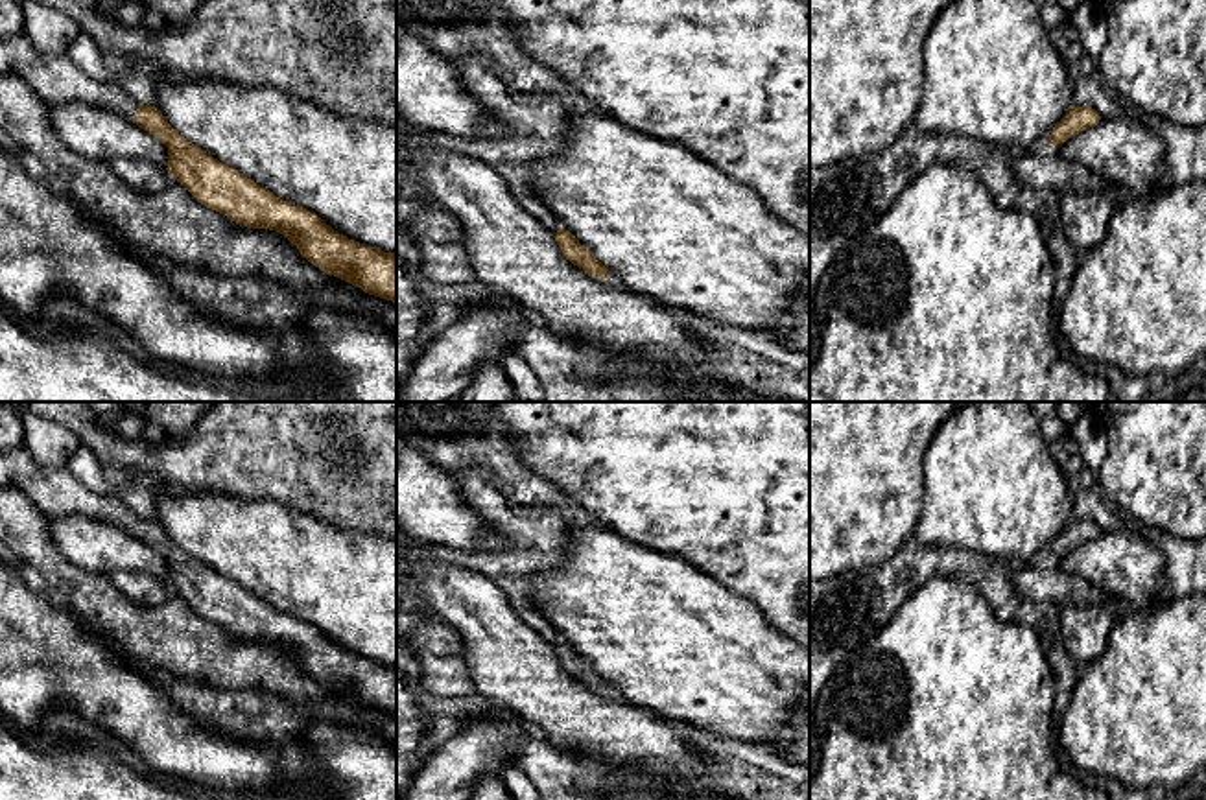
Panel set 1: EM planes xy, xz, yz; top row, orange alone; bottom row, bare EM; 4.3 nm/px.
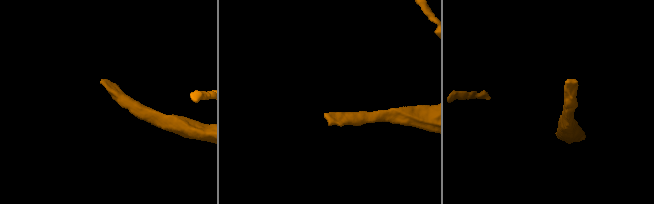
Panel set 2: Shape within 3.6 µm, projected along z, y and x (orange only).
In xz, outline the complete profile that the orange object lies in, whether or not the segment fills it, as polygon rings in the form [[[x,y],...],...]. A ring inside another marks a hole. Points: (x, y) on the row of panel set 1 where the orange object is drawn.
[[[559,229],[555,232],[555,241],[562,251],[562,256],[583,269],[588,276],[610,280],[609,269],[597,262],[596,256],[583,247],[572,232]]]

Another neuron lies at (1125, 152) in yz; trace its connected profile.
[[[1101,118],[1062,146],[1049,147],[1101,175],[1114,192],[1125,192],[1127,199],[1145,199],[1167,190],[1158,184],[1160,166],[1167,159],[1165,146],[1145,118]]]

